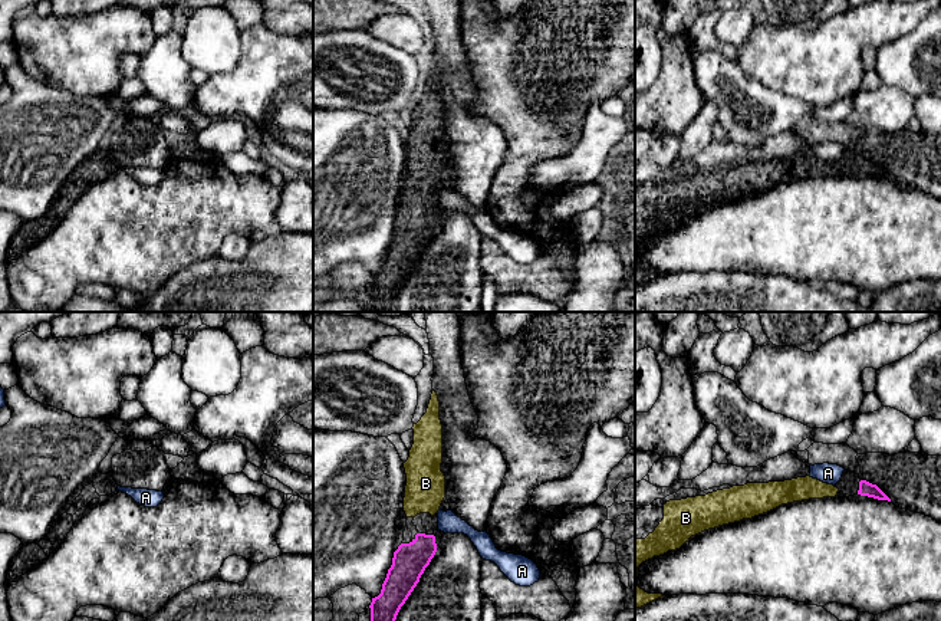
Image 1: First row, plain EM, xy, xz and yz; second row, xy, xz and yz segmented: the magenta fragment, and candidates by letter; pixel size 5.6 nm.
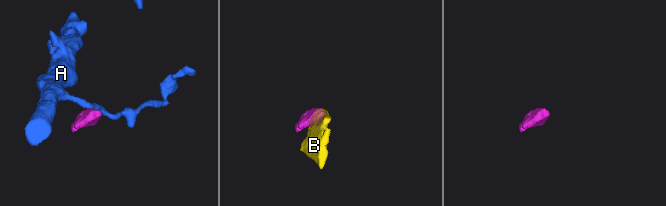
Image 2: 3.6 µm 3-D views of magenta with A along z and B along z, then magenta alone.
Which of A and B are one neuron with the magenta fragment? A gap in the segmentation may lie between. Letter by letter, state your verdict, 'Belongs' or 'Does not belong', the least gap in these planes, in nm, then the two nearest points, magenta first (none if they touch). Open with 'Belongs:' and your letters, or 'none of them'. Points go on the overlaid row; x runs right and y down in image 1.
Belongs: B
A: Does not belong. Distance 50 nm. Across: xz (433, 535), (438, 529)
B: Belongs. Distance 100 nm. Across: xz (417, 534), (414, 516)

